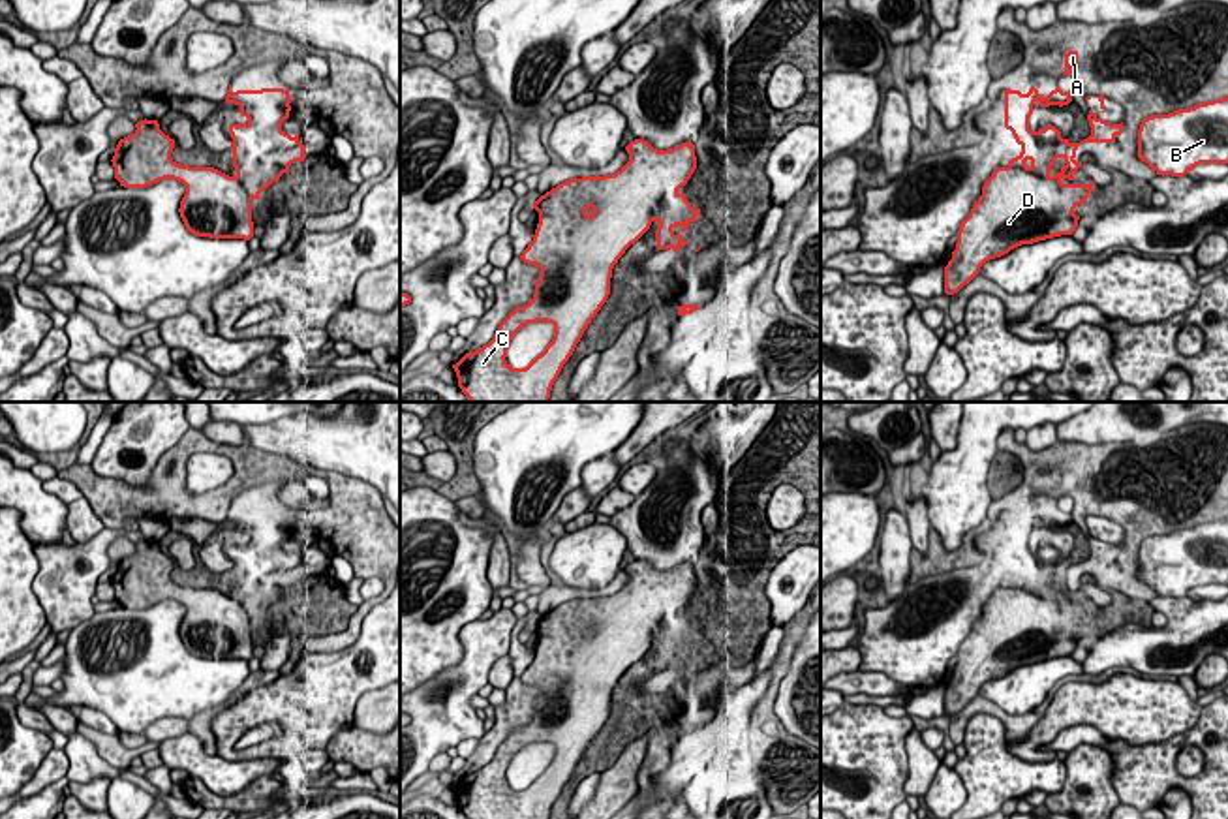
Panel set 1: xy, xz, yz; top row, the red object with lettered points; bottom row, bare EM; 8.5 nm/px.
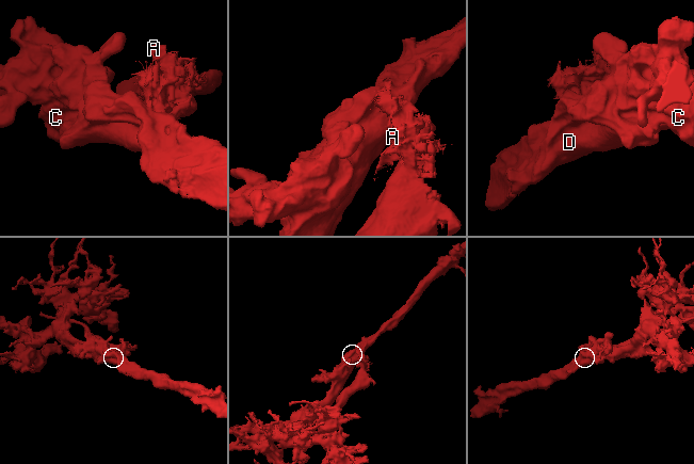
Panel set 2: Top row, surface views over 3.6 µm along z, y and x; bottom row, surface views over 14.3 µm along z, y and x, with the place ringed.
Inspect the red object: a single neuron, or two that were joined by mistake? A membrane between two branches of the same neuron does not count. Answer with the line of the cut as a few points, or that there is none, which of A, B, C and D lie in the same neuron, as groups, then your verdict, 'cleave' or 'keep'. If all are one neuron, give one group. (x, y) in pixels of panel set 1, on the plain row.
yz (1009, 587), (1052, 600), (1058, 605), (1059, 622), (1076, 641) | A B / C D | cleave

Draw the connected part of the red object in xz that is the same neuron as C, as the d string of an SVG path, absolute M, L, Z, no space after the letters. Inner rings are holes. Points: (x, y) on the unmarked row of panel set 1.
M635 560L625 571L629 582L614 595L569 599L533 624L539 644L533 661L520 676L524 684L541 689L533 719L514 729L488 765L453 785L466 819L550 819L563 785L610 716L614 686L650 650L663 616L685 607L697 590L691 562L657 571L648 562ZM537 742L554 746L552 763L526 789L513 789L505 781L513 757L524 746Z

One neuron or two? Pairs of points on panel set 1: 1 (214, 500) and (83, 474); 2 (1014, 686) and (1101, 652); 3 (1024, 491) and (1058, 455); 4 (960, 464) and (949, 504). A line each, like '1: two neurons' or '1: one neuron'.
1: one neuron
2: two neurons
3: one neuron
4: one neuron

